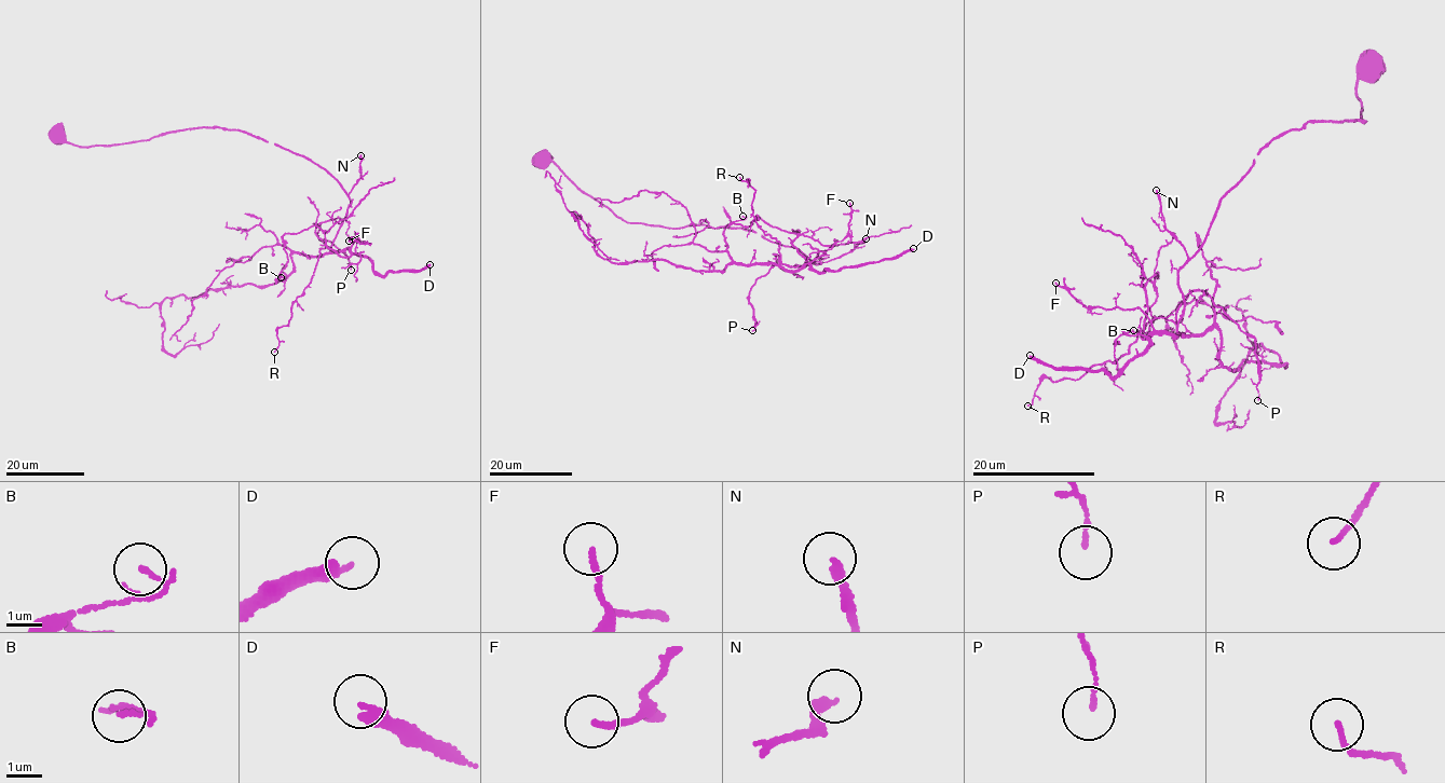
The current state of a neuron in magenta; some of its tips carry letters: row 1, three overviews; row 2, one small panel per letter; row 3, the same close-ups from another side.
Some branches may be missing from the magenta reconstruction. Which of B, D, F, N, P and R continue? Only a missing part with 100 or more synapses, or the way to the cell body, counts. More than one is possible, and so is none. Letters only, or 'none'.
D

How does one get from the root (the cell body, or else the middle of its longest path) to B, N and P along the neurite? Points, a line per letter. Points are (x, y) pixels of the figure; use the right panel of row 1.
B: (1368, 65), (1364, 122), (1277, 137), (1219, 200), (1176, 335), (1142, 337), (1158, 273), (1133, 330)
N: (1368, 65), (1355, 88), (1364, 122), (1309, 122), (1265, 145), (1219, 200), (1189, 258), (1164, 228), (1156, 190)
P: (1368, 65), (1364, 122), (1309, 122), (1265, 145), (1180, 271), (1175, 324), (1196, 290), (1253, 334), (1257, 400)

